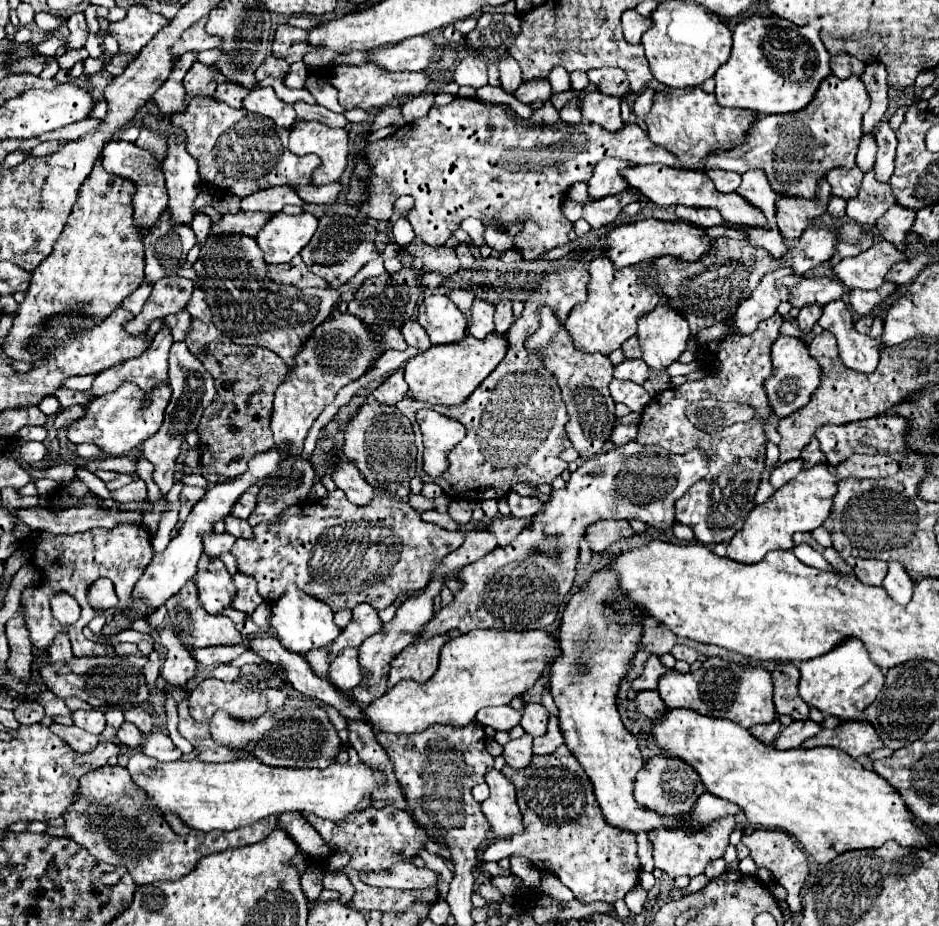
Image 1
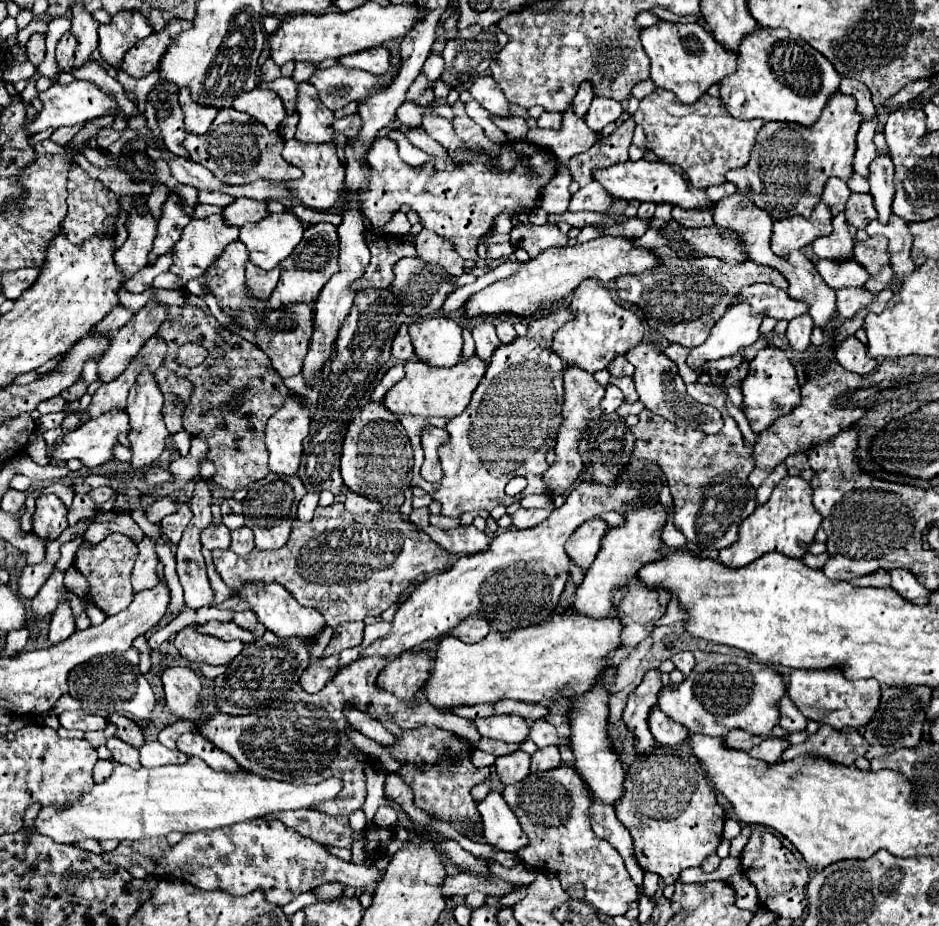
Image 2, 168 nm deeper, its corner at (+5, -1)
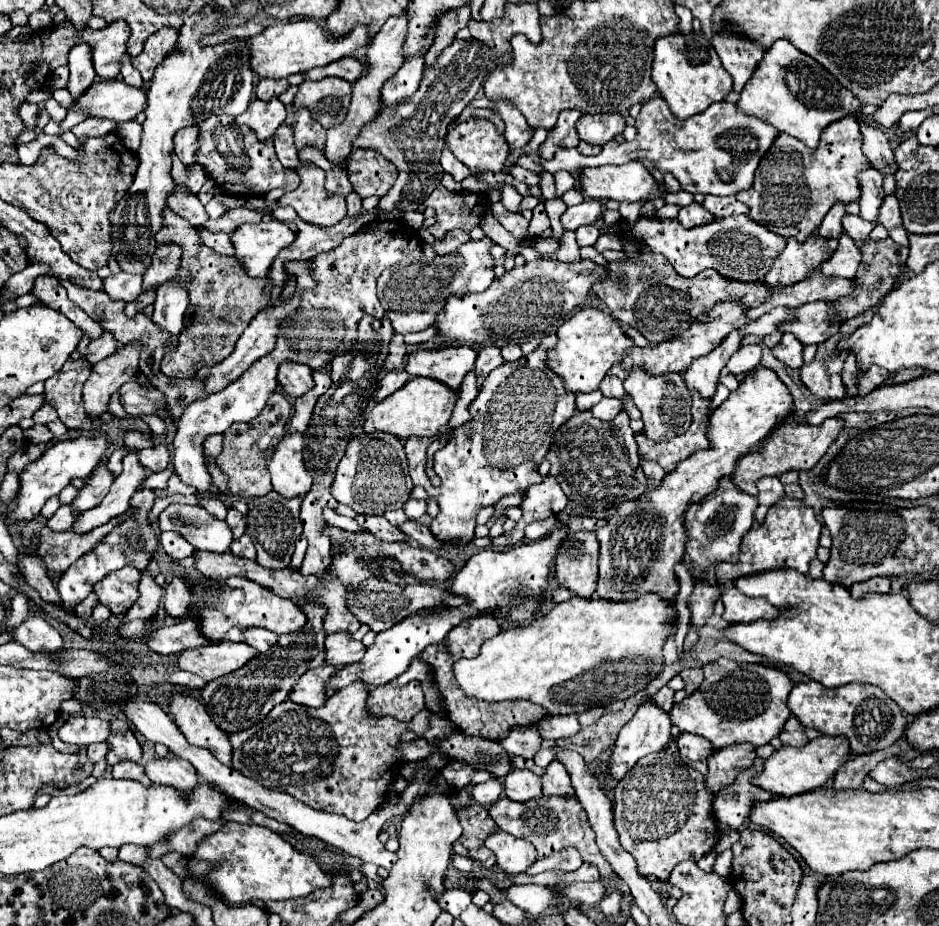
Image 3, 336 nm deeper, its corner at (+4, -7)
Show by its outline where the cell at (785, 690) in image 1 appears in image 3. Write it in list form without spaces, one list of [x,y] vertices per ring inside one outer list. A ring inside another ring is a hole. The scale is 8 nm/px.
[[[789,717],[787,719],[787,723],[785,723],[785,733],[781,733],[779,735],[779,739],[781,739],[781,743],[783,745],[793,745],[793,747],[803,747],[803,745],[807,745],[807,735],[805,735],[805,727],[799,723],[799,719],[797,717]]]

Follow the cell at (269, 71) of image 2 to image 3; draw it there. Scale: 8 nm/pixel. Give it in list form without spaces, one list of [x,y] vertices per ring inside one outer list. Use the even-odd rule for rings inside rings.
[[[259,79],[257,87],[255,87],[255,95],[257,99],[263,99],[263,101],[269,101],[273,97],[279,97],[281,93],[285,93],[289,89],[289,83],[287,79],[281,79],[281,81],[273,81],[273,79]]]

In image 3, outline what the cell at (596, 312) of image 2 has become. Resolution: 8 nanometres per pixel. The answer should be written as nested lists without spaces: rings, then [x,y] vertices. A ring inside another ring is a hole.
[[[583,307],[583,309],[579,309],[571,319],[567,319],[557,329],[557,335],[559,335],[559,341],[557,341],[555,349],[547,353],[547,365],[553,371],[557,371],[557,375],[561,375],[565,379],[565,389],[567,391],[573,391],[573,393],[595,391],[599,387],[601,379],[607,375],[607,371],[615,363],[621,363],[621,355],[625,355],[625,351],[629,351],[629,349],[635,347],[633,339],[621,329],[621,325],[613,317],[609,317],[605,311],[601,311],[597,307]]]

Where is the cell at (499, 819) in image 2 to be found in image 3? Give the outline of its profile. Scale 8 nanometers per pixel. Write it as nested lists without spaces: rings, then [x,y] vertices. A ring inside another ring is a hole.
[[[499,827],[489,839],[485,839],[485,845],[495,853],[497,865],[505,873],[523,873],[537,859],[537,851],[531,843],[517,839]]]

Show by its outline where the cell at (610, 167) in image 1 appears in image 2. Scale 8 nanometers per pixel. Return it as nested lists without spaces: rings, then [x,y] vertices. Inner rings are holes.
[[[592,181],[592,183],[588,183],[586,187],[580,187],[580,189],[572,195],[568,209],[570,209],[570,211],[604,213],[604,211],[610,209],[612,201],[614,201],[614,199],[608,197],[606,189],[604,189],[600,183]]]

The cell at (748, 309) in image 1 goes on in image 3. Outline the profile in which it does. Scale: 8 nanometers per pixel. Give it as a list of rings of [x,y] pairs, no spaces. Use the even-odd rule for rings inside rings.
[[[731,331],[731,335],[727,335],[719,343],[719,347],[709,351],[709,355],[695,359],[689,367],[689,371],[685,371],[685,375],[683,375],[687,387],[699,391],[701,397],[713,397],[715,387],[719,383],[719,373],[725,367],[725,363],[729,361],[729,357],[741,349],[743,337],[745,335],[741,335],[741,331]]]

